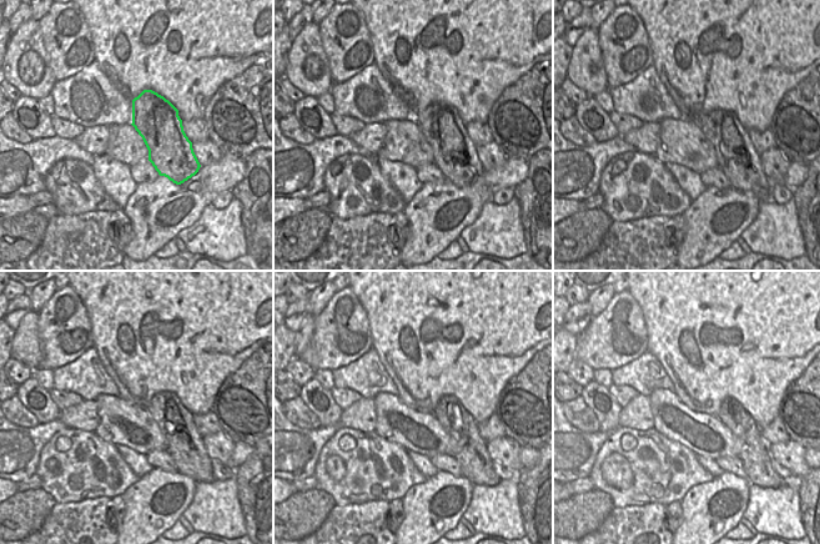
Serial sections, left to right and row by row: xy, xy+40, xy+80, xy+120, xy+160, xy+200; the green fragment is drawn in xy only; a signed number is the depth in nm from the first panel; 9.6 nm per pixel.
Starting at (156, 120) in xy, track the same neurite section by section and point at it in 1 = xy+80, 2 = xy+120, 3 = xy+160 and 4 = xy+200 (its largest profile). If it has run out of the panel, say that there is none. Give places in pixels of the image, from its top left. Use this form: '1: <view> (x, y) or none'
1: xy+80 (737, 157)
2: xy+120 (185, 444)
3: xy+160 (466, 444)
4: xy+200 (756, 462)

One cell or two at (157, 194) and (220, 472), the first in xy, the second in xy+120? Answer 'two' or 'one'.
two

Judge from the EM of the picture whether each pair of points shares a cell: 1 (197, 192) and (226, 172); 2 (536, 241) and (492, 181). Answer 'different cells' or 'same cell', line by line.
1: same cell
2: different cells

